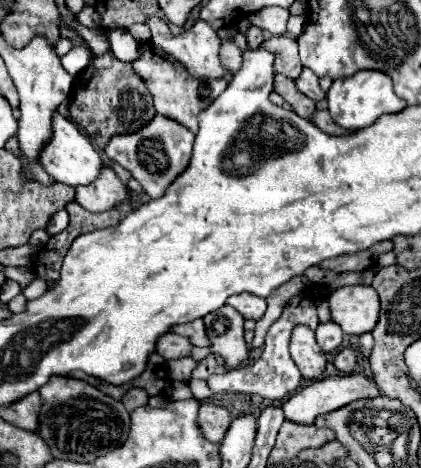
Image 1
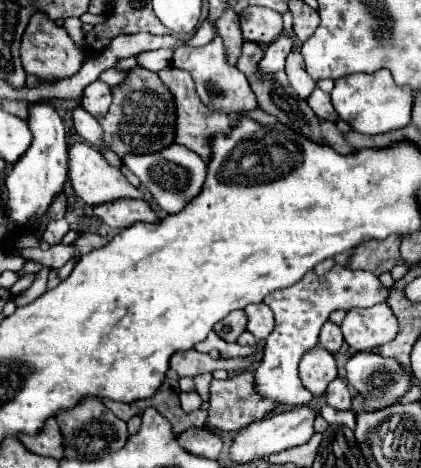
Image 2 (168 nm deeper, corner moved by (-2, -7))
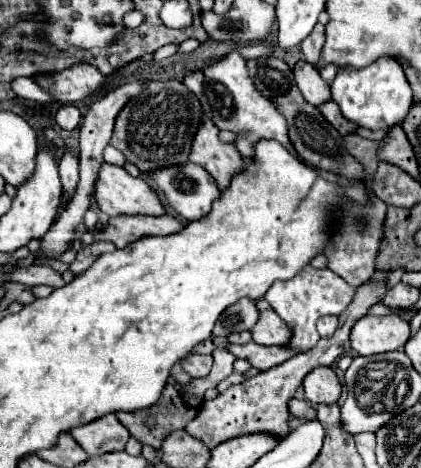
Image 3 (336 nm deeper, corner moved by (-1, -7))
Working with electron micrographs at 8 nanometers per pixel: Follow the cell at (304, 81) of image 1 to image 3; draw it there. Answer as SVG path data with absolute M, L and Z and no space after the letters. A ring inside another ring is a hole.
M325 101L321 107L321 113L323 113L323 117L341 133L341 135L347 135L347 133L351 133L351 131L355 131L357 129L357 125L355 123L351 123L351 121L347 121L343 115L341 115L341 111L339 111L339 107L337 107L337 103L335 101Z

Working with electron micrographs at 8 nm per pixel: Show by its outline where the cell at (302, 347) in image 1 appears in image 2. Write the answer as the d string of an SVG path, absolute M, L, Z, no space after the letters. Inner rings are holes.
M322 347L308 351L300 361L300 379L302 385L314 395L322 395L328 383L336 377L336 361L332 353L326 353Z

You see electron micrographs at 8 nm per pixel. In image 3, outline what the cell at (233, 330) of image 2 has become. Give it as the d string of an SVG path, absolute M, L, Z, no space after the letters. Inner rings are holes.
M241 299L233 307L229 307L221 313L221 319L217 321L217 325L213 329L213 335L227 337L231 333L241 333L245 329L251 329L257 323L257 317L259 317L259 313L257 313L255 301Z

